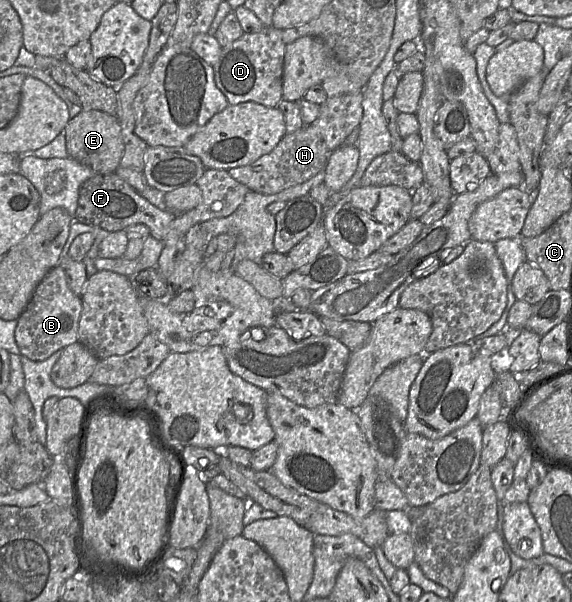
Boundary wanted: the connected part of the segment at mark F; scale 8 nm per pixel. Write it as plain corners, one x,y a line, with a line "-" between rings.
115,172
97,174
86,180
79,190
78,206
74,220
89,226
97,226
109,232
125,230
127,227
144,224
150,229
150,236
164,240
176,214
162,210
146,200
129,183

